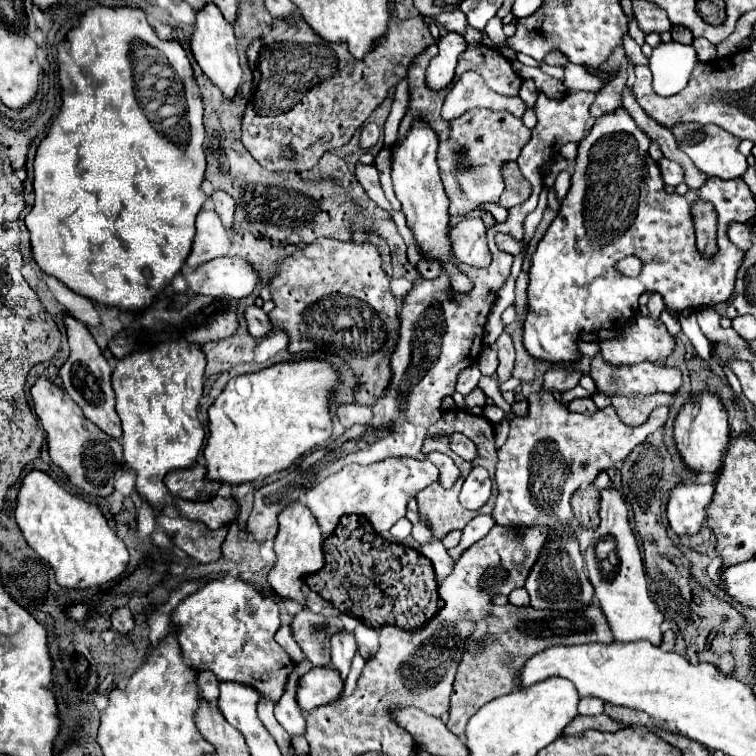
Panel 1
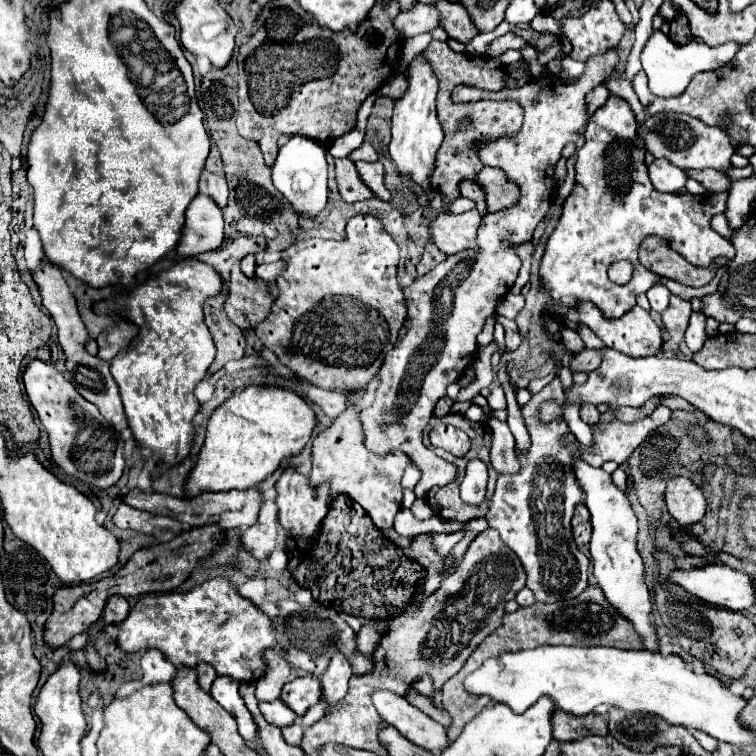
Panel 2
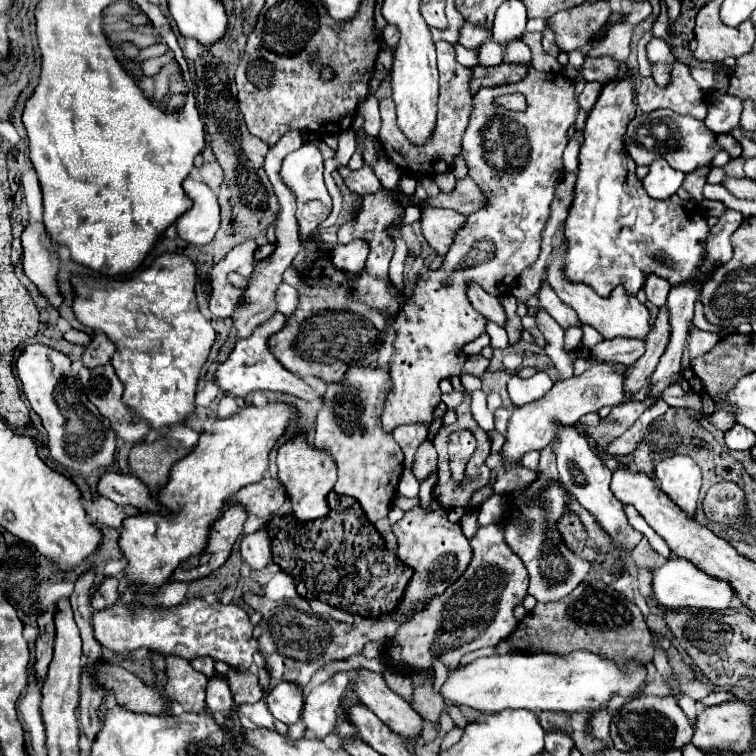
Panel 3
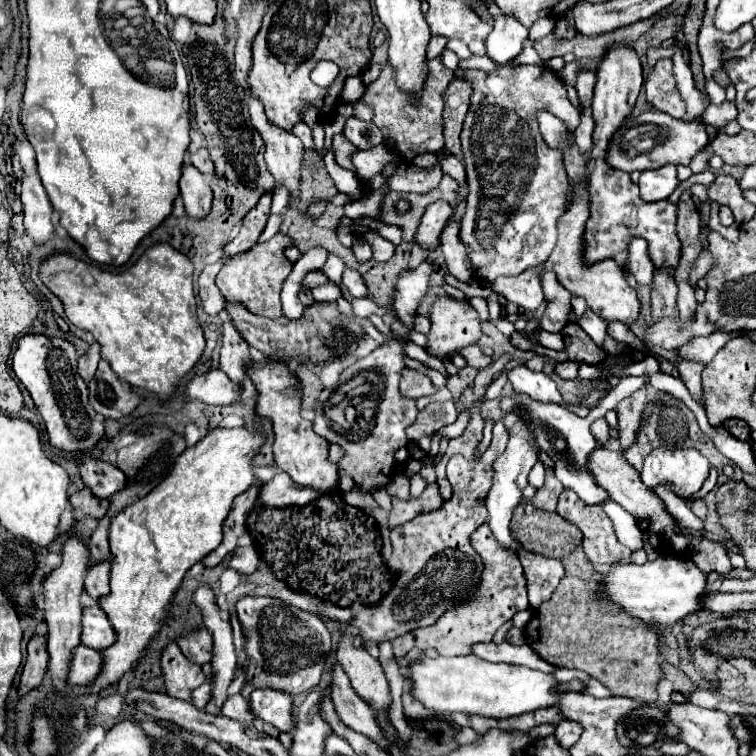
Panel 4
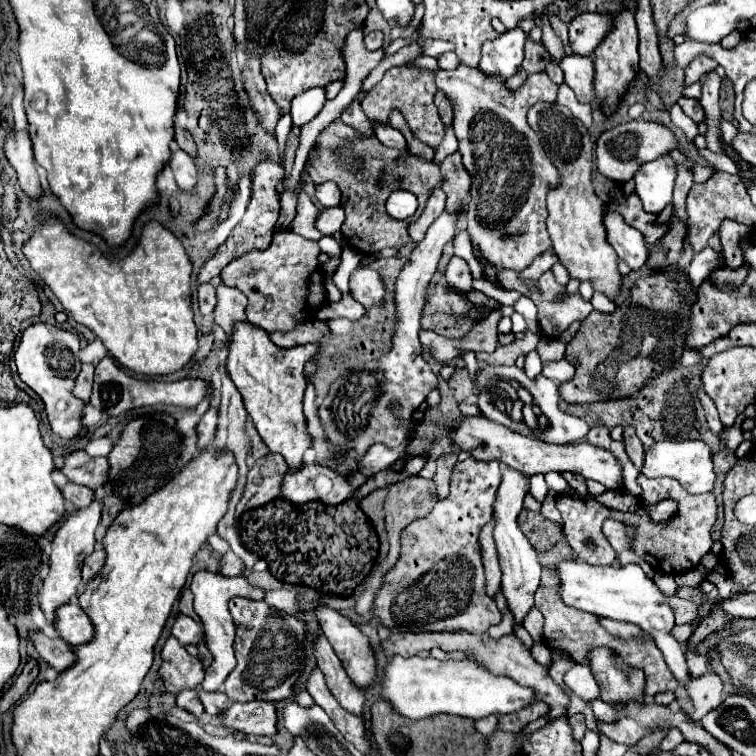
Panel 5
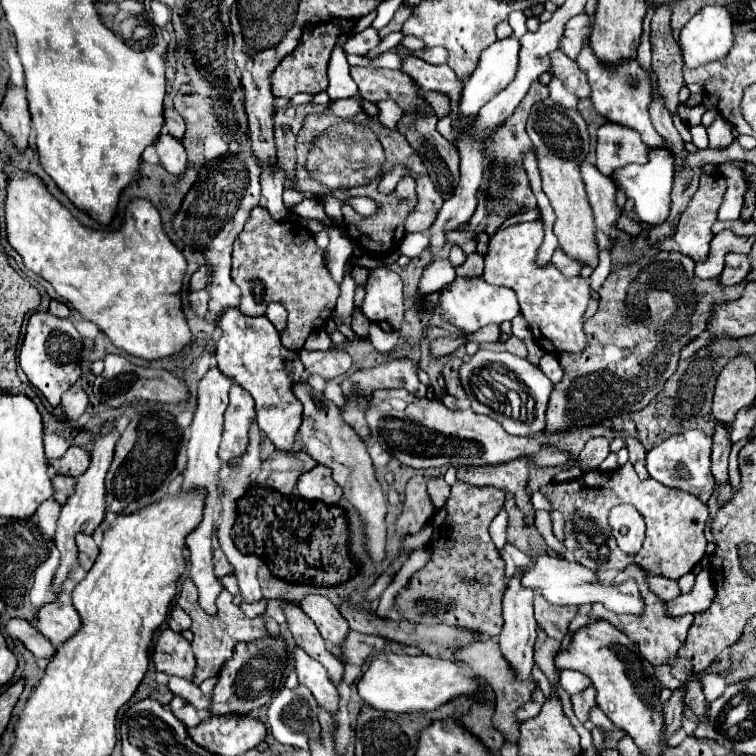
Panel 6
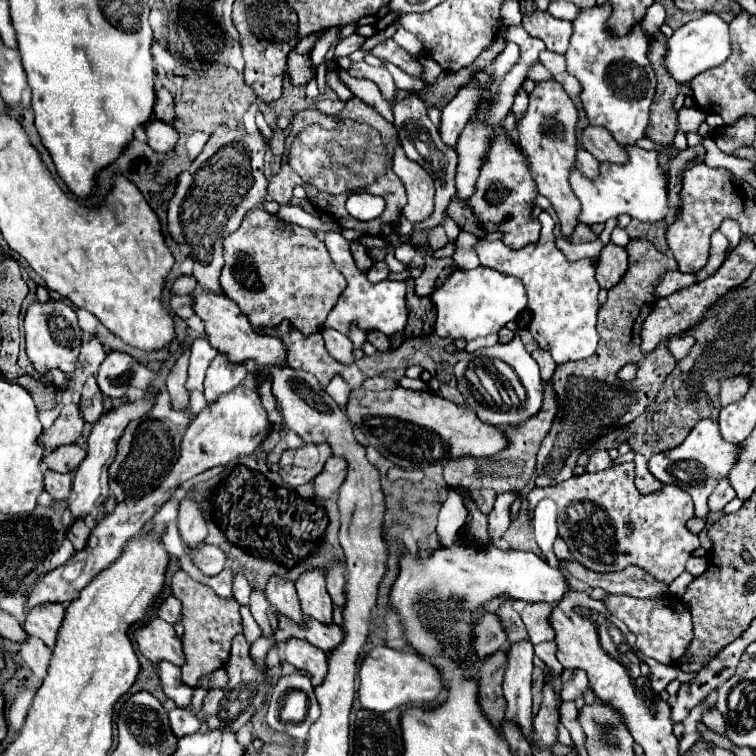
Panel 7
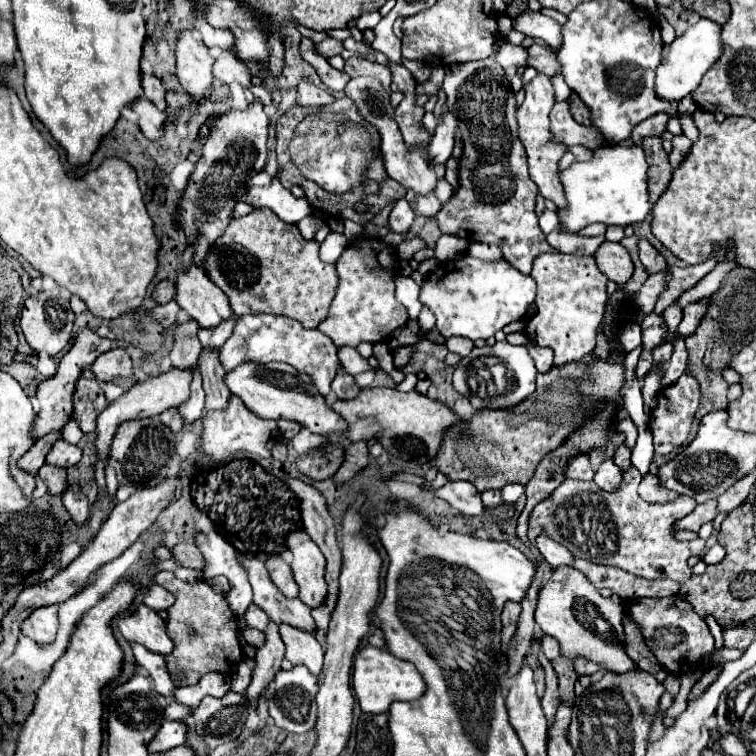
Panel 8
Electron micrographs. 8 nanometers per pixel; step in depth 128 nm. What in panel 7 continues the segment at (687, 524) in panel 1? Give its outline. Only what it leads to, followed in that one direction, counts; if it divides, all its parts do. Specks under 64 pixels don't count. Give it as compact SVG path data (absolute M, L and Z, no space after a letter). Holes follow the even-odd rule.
M700 420L680 446L652 456L648 462L648 468L662 484L676 484L678 488L684 488L694 500L696 516L706 518L708 516L706 500L716 488L716 484L724 480L724 476L728 476L728 472L732 470L732 464L736 464L740 456L740 450L742 450L742 444L732 444L720 436L718 420Z

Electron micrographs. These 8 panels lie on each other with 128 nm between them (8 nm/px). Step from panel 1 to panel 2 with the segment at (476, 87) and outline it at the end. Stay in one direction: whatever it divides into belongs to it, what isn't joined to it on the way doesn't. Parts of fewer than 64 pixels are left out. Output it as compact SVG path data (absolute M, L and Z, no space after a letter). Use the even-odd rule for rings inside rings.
M610 48L606 54L592 56L592 60L584 62L586 68L584 68L582 76L576 82L568 82L568 84L562 82L558 76L540 76L522 88L502 88L500 92L484 92L484 90L466 88L466 86L458 86L454 90L456 100L486 98L486 100L516 100L518 104L522 104L524 124L516 136L504 136L504 140L492 140L492 144L484 144L484 142L476 144L476 148L480 152L480 162L484 166L500 168L502 172L506 172L508 180L512 180L516 186L520 186L520 200L506 210L500 210L496 214L486 214L482 218L480 228L478 228L478 236L476 236L478 248L472 248L468 252L458 252L456 256L448 256L444 262L440 262L428 274L416 278L408 288L404 288L404 296L408 302L408 320L398 330L396 344L384 358L384 364L380 368L382 384L376 390L374 402L368 408L364 408L360 414L362 424L364 424L364 432L366 432L368 450L372 450L376 454L386 454L388 450L396 448L396 450L406 452L416 462L417 467L422 472L422 478L414 488L417 498L424 498L432 486L444 486L456 478L456 468L452 464L444 462L442 458L438 458L430 448L424 446L424 442L422 442L424 440L424 428L432 418L434 404L446 396L446 386L456 382L462 376L462 372L474 362L476 336L482 332L486 318L494 314L498 300L512 288L512 284L518 276L518 270L522 266L520 256L514 252L514 248L524 244L524 242L530 242L534 228L546 216L546 212L552 204L552 194L556 190L554 164L560 160L560 152L562 152L564 144L576 142L578 132L584 128L584 124L588 120L584 96L594 86L598 86L616 68L618 60L620 60L618 48ZM266 500L260 508L258 522L246 528L242 534L244 550L248 550L256 560L266 560L276 548L276 526L274 526L276 514L278 514L276 504L272 500Z

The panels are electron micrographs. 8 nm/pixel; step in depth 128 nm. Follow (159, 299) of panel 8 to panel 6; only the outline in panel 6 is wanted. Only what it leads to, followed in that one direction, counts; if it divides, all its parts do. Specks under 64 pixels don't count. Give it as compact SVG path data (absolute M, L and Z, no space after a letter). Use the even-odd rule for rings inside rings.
M200 266L200 268L192 274L192 278L190 278L190 292L192 292L192 290L202 290L202 288L206 288L206 286L208 286L208 268Z

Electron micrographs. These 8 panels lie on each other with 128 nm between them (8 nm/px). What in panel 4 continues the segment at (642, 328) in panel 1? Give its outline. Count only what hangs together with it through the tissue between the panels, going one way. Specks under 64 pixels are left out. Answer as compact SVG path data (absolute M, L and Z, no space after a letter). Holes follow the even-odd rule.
M538 112L538 126L540 126L540 134L544 138L544 142L550 148L560 148L564 152L564 168L568 172L570 178L570 186L572 186L572 204L568 206L568 210L564 212L564 216L560 216L558 220L558 244L552 252L552 256L546 260L546 270L554 270L558 280L576 296L586 298L588 308L592 312L596 312L598 316L602 316L604 320L612 322L612 320L622 320L626 324L630 324L632 320L638 318L638 296L636 290L626 282L622 268L614 262L614 260L602 260L600 264L584 264L584 224L590 216L590 208L588 208L588 170L586 164L588 160L580 154L574 134L568 132L568 128L564 128L564 122L556 116L552 116L550 112Z

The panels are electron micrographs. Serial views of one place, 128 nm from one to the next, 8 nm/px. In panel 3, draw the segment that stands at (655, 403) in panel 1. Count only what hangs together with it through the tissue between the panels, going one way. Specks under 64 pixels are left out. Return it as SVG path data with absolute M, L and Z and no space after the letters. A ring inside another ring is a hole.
M691 410L685 411L688 414L688 416L690 416L690 418L697 421L707 420L723 431L727 431L735 425L735 415L731 412L726 412L724 410L717 410L712 415L707 415L705 413L700 414L700 416L694 416L694 412L692 412Z

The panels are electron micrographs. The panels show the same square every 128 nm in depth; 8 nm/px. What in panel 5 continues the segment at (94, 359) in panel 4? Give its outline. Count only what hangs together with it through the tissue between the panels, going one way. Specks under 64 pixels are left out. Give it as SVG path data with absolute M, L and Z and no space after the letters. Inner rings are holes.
M84 364L84 366L82 366L82 372L80 372L78 378L76 378L74 392L72 392L78 400L84 400L84 402L90 400L90 392L92 392L92 376L94 376L94 366L92 366L92 364Z

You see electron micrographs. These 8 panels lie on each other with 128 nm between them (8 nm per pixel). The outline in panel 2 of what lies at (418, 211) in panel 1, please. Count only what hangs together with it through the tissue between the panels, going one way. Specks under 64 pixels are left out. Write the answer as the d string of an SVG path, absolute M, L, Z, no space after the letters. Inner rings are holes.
M418 54L406 70L406 82L408 90L396 100L394 114L392 114L392 140L388 144L390 156L394 158L398 170L402 174L410 174L414 182L422 184L424 188L430 186L430 174L434 170L434 158L436 150L442 142L442 126L436 118L436 94L438 94L438 78L430 66L430 62L424 58L424 54Z

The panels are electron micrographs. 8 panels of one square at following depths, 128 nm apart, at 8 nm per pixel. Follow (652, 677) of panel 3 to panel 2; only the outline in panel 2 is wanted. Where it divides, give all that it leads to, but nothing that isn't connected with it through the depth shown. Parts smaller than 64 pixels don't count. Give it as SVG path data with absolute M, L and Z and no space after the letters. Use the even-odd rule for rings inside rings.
M580 450L572 452L572 472L576 476L576 482L580 484L580 490L584 492L584 504L590 512L592 520L592 538L590 538L590 556L594 564L594 576L598 580L598 586L602 588L608 602L618 608L622 616L626 616L636 632L642 636L644 646L652 652L658 650L658 636L650 622L650 594L644 584L644 566L642 558L636 550L636 534L638 534L638 520L634 510L630 508L630 502L622 490L618 490L610 478L608 472L602 468L592 468L588 462L580 458Z

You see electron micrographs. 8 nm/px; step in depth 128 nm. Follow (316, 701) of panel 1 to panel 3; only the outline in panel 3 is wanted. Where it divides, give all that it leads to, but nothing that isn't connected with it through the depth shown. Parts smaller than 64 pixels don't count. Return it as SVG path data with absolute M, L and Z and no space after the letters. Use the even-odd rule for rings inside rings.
M280 682L266 692L266 704L272 716L284 724L296 724L302 710L302 690L296 684Z

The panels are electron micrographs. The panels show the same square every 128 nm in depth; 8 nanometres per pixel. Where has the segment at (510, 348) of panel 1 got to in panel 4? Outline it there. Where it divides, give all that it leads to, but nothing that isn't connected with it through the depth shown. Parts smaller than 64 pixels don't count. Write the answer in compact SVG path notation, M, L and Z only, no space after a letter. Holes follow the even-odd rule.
M464 200L458 206L452 206L452 220L448 220L448 224L444 226L444 232L440 234L440 248L444 252L450 274L456 276L460 282L472 282L474 272L472 272L472 264L468 260L468 250L464 248L464 244L458 238L462 204L464 204Z

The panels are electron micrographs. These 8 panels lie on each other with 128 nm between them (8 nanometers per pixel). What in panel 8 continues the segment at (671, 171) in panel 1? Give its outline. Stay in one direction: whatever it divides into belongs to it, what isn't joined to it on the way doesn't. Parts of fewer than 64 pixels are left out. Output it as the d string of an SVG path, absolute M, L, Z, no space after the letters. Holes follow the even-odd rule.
M610 144L594 150L588 162L574 162L570 168L560 172L560 182L564 186L566 206L558 208L558 222L568 232L578 232L580 228L600 222L606 226L628 226L642 222L650 212L652 204L648 200L648 164L642 148Z

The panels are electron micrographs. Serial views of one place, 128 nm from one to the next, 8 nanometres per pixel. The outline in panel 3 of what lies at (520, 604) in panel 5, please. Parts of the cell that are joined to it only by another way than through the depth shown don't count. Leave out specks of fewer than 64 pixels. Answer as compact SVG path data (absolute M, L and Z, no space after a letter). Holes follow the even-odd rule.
M590 364L590 368L580 374L572 376L568 380L562 380L554 384L554 388L540 400L516 406L508 432L506 432L506 442L502 446L502 462L506 468L520 464L522 456L534 450L544 450L552 442L552 432L554 432L554 420L560 420L562 424L576 424L580 416L588 412L598 412L602 406L616 406L622 402L622 386L624 386L624 376L612 372L608 364Z

